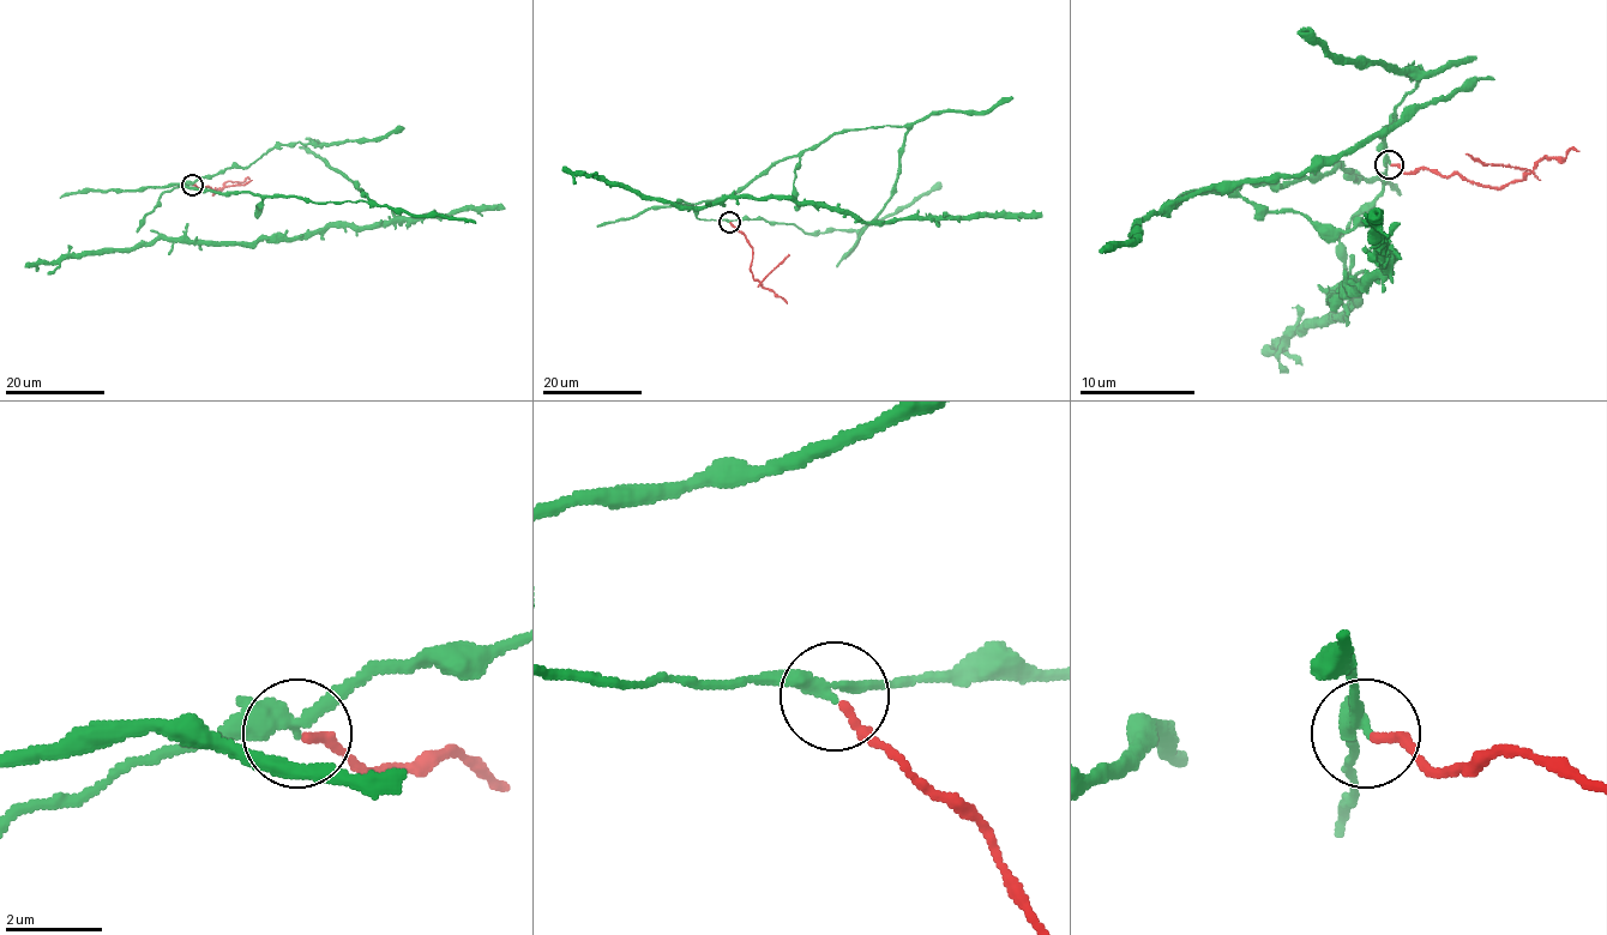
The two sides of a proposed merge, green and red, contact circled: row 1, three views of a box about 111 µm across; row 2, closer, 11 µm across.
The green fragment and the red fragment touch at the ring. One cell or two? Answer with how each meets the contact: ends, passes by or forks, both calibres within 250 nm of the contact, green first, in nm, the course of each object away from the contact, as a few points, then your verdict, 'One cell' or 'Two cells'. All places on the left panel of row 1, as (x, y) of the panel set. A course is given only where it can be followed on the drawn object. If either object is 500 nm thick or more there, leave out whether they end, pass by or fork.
At the ring green passes by. At the ring red ends. Thickness 280 nm (green) against 200 nm. Course of green: (192, 184), (247, 168), (275, 146), (320, 144), (310, 140), (369, 200), (169, 184), (60, 198). Course of red: (193, 184), (215, 188), (214, 194), (223, 186), (245, 185), (251, 180). Two cells

